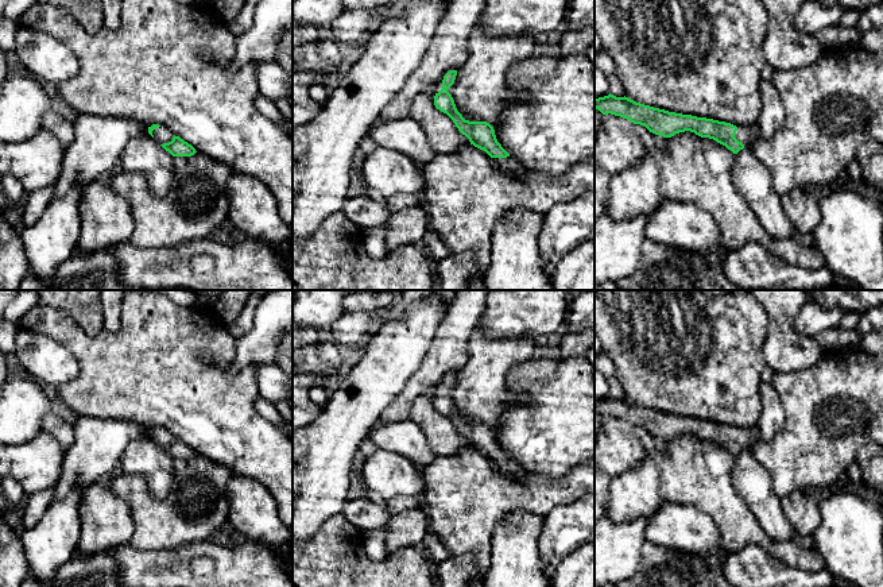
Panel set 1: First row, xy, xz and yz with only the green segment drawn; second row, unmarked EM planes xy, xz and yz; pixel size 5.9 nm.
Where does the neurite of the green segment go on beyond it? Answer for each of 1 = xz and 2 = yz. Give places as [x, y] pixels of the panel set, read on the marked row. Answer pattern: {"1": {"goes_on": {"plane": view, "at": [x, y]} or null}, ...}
{"1": {"goes_on": {"plane": "xz", "at": [508, 165]}}, "2": {"goes_on": {"plane": "yz", "at": [747, 135]}}}

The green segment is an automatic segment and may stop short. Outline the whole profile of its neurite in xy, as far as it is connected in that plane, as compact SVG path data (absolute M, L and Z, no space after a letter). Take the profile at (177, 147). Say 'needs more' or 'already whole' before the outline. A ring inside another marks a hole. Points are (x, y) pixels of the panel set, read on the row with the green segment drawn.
needs more | M152 124L148 134L173 157L191 157L197 152L191 144L171 134L164 125Z

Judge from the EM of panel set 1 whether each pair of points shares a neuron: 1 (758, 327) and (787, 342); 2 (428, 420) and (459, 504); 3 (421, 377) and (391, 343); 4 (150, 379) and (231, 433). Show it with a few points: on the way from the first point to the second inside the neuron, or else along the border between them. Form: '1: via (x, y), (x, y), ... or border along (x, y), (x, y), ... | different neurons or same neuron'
1: border along (760, 304), (769, 321), (763, 346), (767, 363) | different neurons
2: border along (469, 444), (452, 455), (440, 455), (437, 458) | different neurons
3: border along (432, 342), (419, 369), (397, 394) | different neurons
4: via (170, 379), (177, 379), (210, 413) | same neuron

